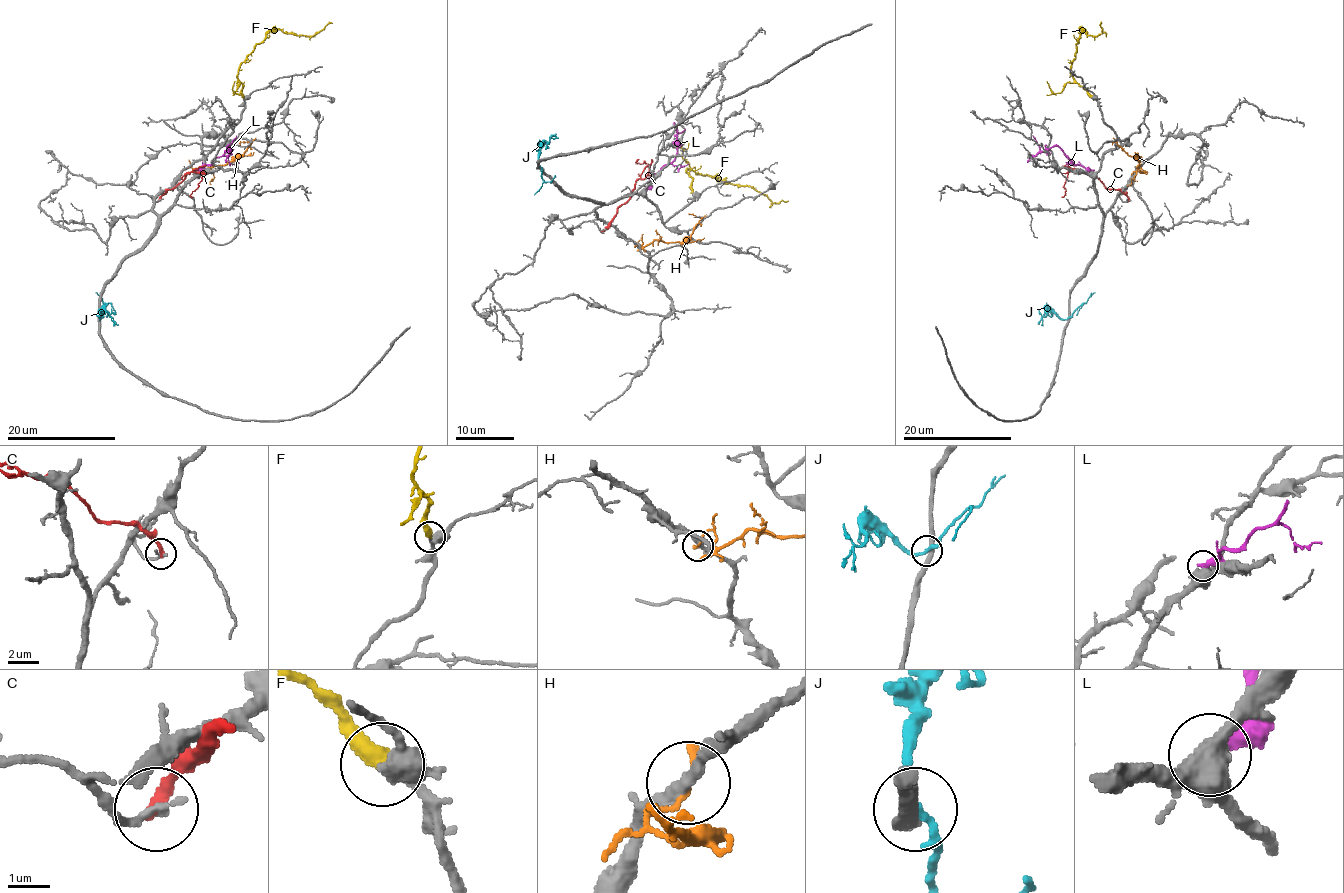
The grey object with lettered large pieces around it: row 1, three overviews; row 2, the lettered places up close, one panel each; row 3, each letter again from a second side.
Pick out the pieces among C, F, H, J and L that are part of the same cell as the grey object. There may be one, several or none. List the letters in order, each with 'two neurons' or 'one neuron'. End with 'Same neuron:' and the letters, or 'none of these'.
C: two neurons
F: one neuron
H: two neurons
J: two neurons
L: two neurons
Same neuron: F

